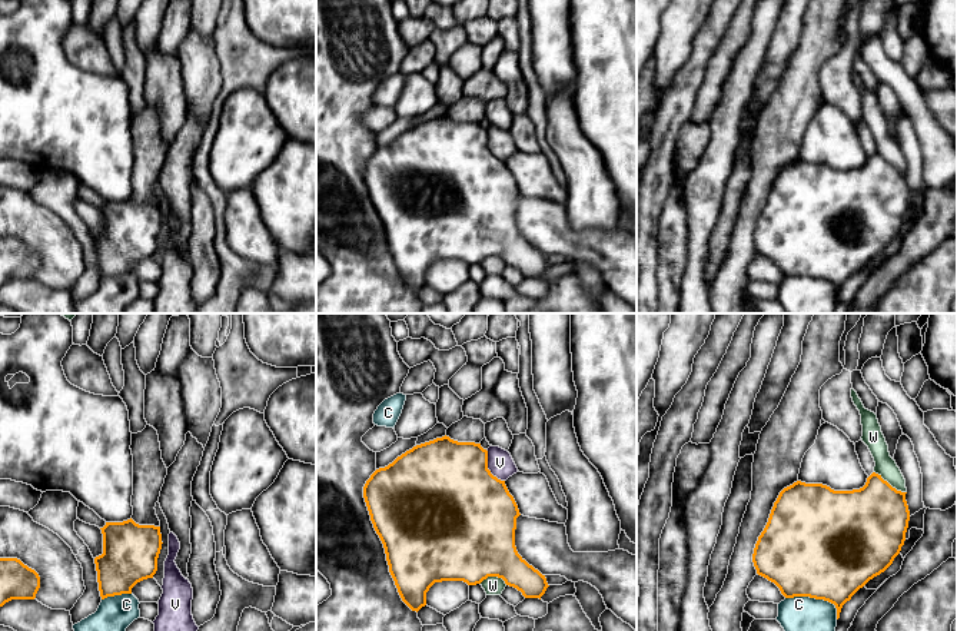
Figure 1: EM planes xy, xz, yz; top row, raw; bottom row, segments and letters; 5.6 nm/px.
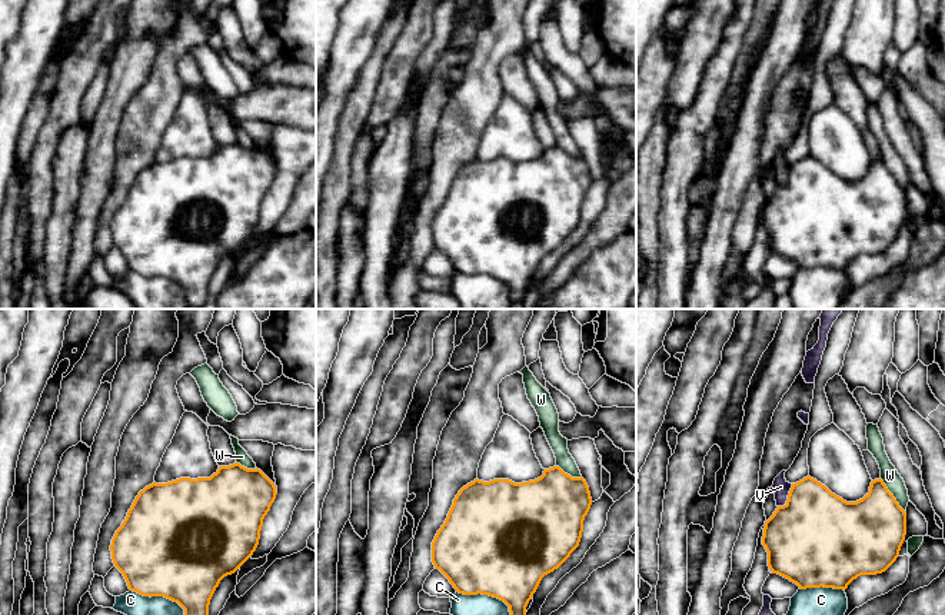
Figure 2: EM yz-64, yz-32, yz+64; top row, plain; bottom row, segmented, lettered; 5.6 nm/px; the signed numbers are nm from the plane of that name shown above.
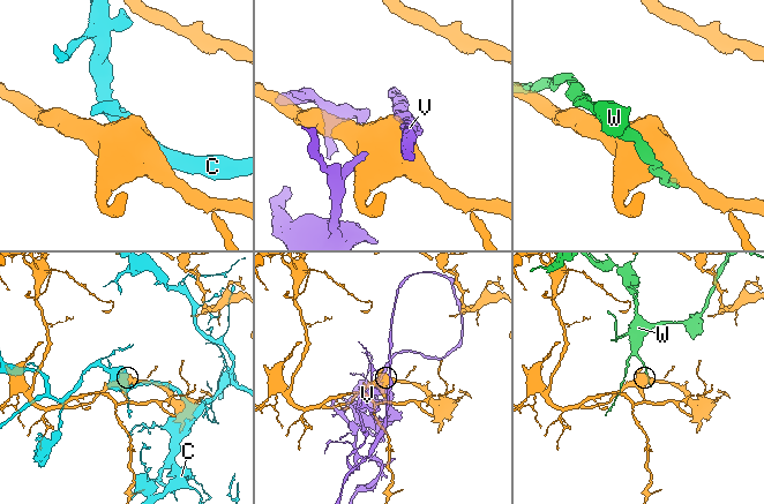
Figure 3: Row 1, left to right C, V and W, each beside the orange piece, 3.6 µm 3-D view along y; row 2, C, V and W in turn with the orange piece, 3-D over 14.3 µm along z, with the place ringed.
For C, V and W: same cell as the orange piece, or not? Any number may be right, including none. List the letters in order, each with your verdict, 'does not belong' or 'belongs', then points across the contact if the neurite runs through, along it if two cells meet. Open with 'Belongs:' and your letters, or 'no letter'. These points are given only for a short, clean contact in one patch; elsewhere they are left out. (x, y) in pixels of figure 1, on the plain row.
Belongs: no letter
C: does not belong
V: does not belong
W: does not belong

